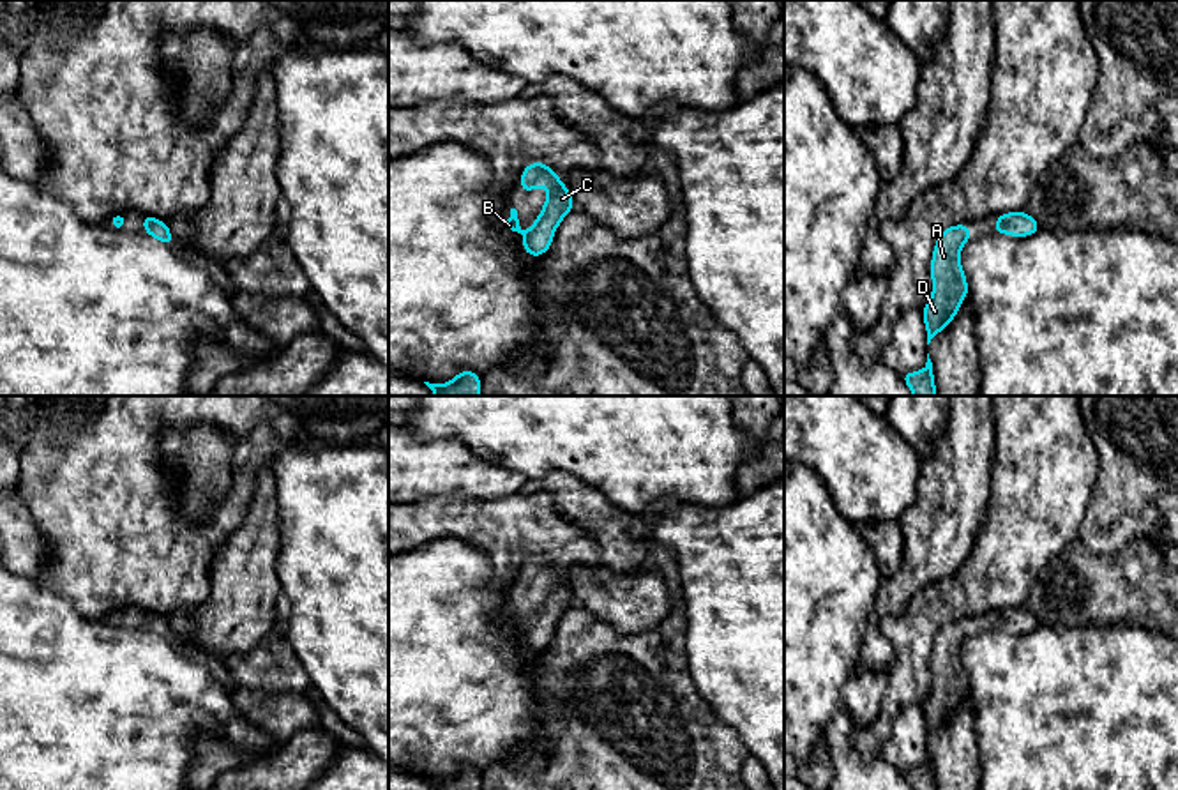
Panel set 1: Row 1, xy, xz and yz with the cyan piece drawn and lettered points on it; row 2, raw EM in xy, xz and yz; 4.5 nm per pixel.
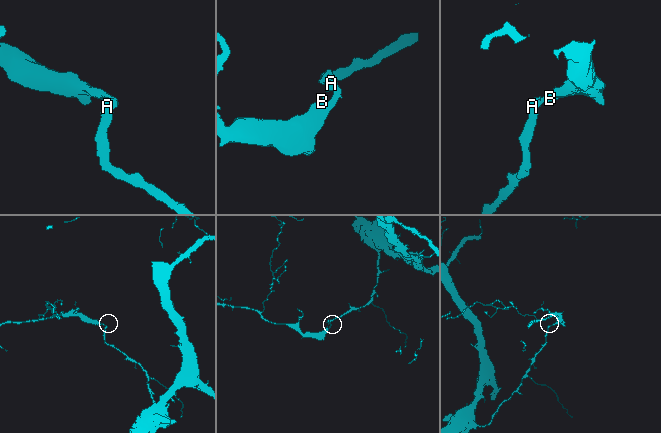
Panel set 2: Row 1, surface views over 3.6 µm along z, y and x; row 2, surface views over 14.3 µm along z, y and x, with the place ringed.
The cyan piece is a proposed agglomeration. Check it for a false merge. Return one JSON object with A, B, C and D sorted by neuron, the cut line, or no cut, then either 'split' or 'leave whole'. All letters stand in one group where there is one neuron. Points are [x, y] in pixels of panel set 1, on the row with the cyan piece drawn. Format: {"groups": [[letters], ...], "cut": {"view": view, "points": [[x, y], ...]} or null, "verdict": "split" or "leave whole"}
{"groups": [["A", "B", "C", "D"]], "cut": null, "verdict": "leave whole"}

